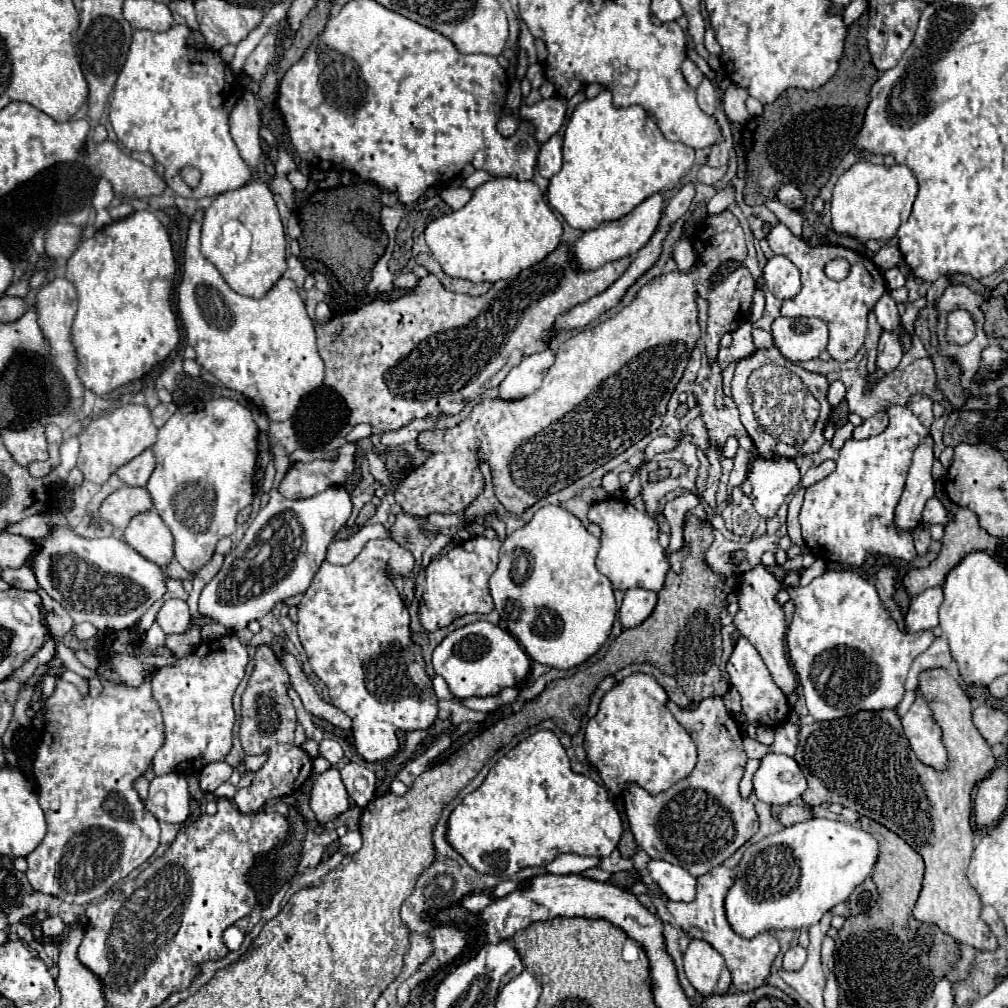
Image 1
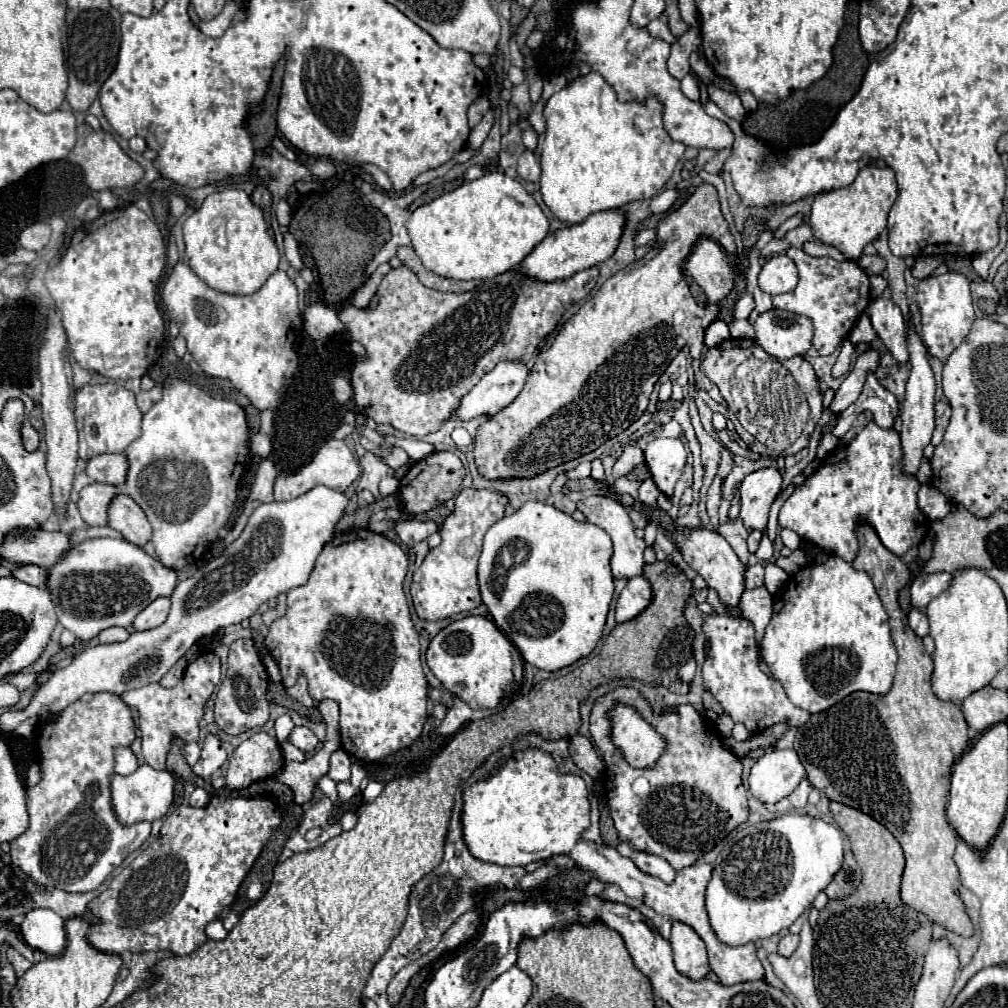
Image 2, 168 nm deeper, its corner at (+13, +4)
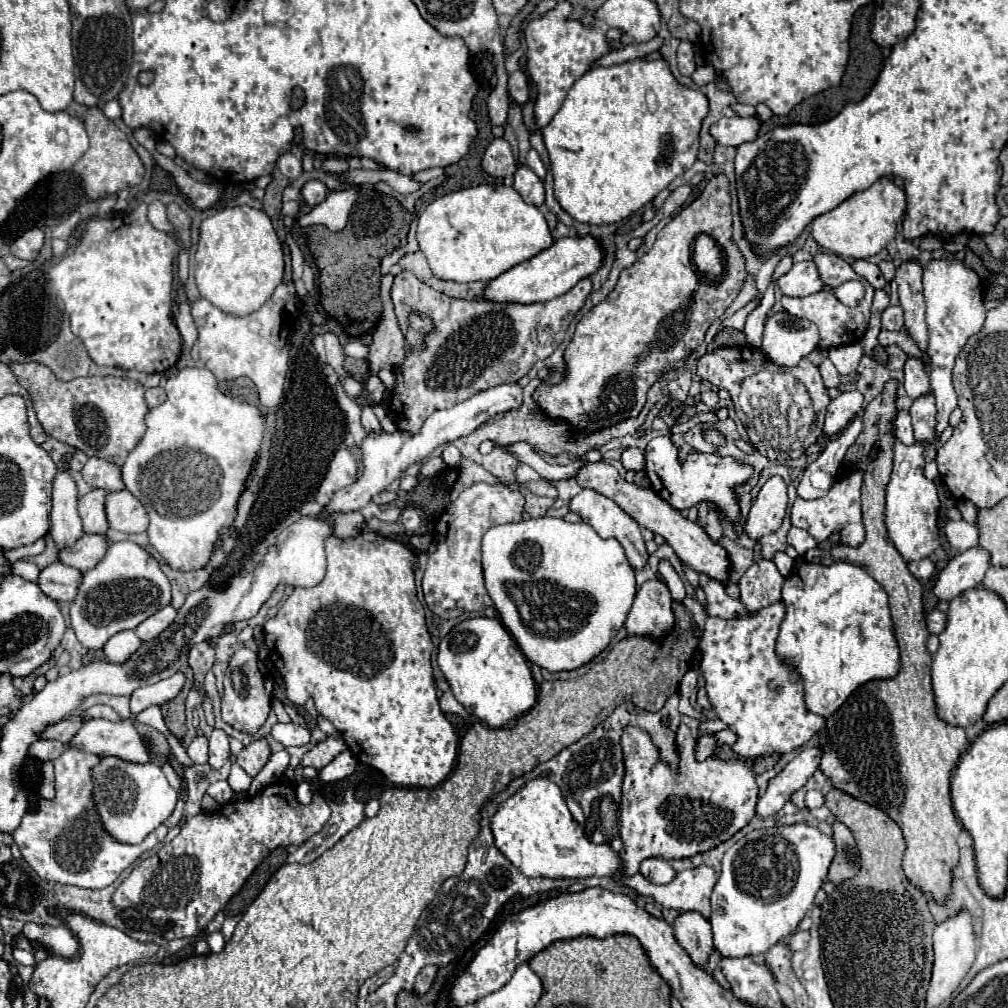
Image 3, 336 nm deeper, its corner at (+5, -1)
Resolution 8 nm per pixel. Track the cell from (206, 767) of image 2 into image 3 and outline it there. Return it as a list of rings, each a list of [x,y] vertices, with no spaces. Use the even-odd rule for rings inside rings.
[[[213,730],[209,736],[209,764],[213,768],[221,768],[229,758],[229,738],[223,730]]]

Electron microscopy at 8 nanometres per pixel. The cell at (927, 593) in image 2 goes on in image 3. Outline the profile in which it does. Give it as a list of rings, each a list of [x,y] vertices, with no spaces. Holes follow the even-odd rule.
[[[969,548],[967,552],[957,554],[941,572],[935,582],[935,596],[939,600],[953,600],[961,592],[981,584],[989,568],[989,552],[985,548]]]

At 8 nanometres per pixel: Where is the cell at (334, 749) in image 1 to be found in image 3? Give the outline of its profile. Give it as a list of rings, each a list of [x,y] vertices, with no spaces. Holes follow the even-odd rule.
[[[275,722],[271,732],[269,732],[277,742],[281,742],[285,748],[287,746],[303,746],[303,744],[309,744],[309,730],[299,726],[299,724],[293,724],[293,722]]]

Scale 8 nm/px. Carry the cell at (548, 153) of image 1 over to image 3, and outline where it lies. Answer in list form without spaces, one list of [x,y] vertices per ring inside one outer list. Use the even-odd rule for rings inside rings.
[[[521,166],[521,168],[517,168],[513,188],[523,196],[523,200],[525,200],[527,204],[541,206],[541,204],[545,202],[543,182],[535,176],[535,172],[533,172],[529,166]]]

